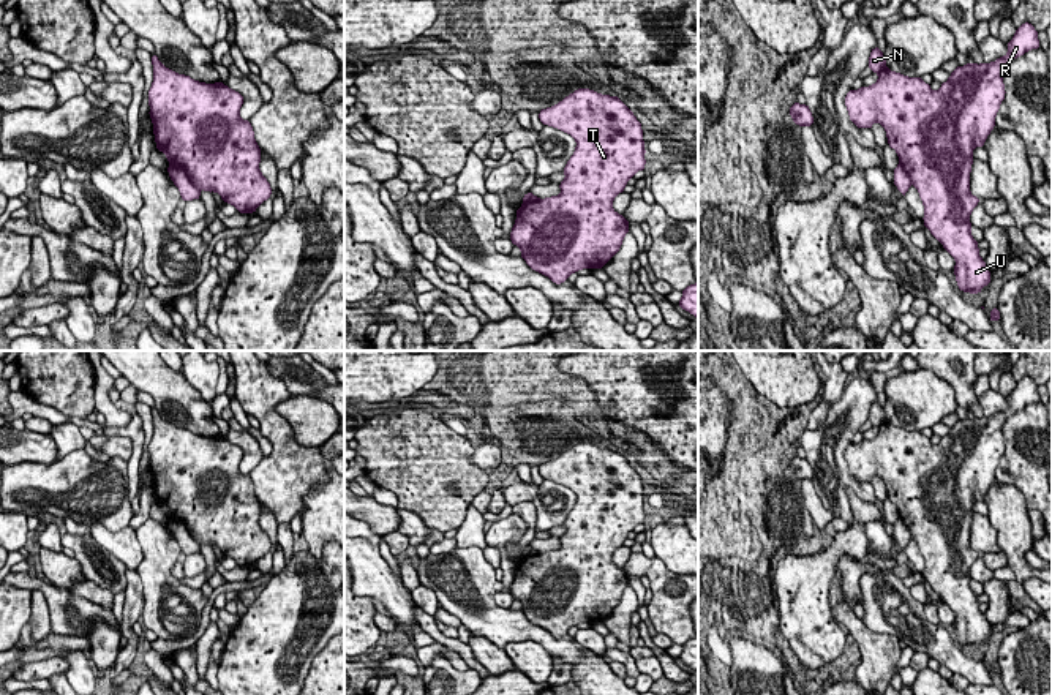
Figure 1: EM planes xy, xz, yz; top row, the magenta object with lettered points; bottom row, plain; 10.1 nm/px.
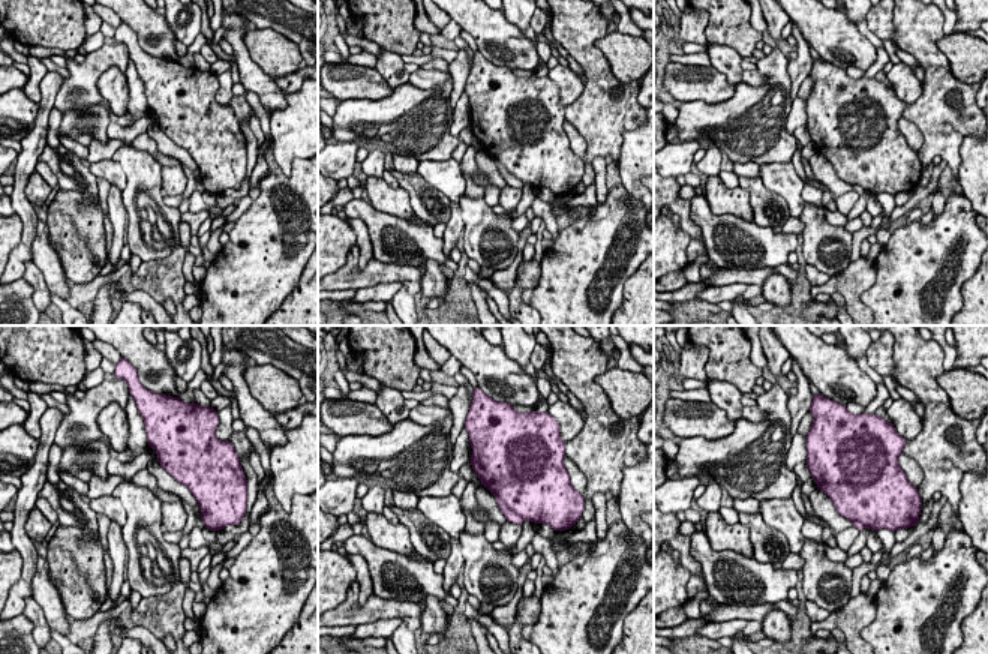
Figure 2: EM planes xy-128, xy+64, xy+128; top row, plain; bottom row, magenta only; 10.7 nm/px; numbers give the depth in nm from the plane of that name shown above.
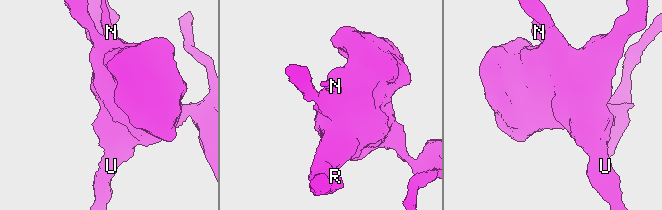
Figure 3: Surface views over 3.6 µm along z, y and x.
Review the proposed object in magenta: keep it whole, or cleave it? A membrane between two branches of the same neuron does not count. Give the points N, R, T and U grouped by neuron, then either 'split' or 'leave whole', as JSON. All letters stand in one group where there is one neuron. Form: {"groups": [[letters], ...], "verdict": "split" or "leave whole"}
{"groups": [["N"], ["R", "T", "U"]], "verdict": "split"}

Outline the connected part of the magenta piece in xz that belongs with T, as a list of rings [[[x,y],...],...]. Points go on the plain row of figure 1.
[[[578,442],[542,463],[539,472],[570,488],[577,502],[562,523],[565,532],[559,537],[561,548],[523,556],[509,592],[520,600],[521,611],[532,624],[561,638],[581,622],[602,622],[619,605],[629,575],[613,564],[613,553],[637,524],[644,524],[646,504],[641,477],[618,450]]]

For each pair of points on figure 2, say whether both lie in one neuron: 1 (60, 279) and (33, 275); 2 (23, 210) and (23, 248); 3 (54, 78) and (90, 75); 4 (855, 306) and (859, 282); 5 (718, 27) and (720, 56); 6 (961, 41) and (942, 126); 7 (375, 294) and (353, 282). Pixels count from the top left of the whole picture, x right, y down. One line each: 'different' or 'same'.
1: different
2: same
3: different
4: same
5: different
6: different
7: different

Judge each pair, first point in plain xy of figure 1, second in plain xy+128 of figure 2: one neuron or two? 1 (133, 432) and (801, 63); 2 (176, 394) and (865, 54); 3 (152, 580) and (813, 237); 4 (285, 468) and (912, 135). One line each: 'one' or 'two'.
1: one
2: one
3: one
4: two

